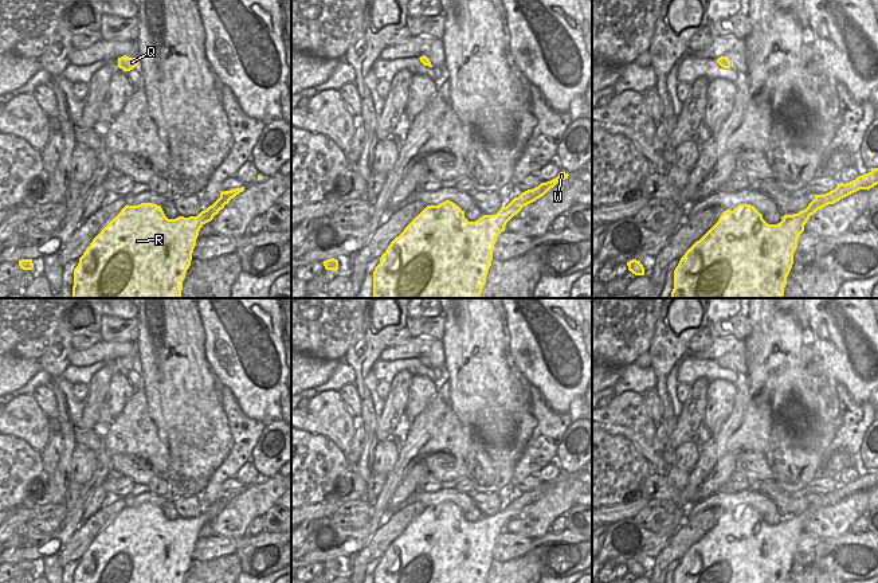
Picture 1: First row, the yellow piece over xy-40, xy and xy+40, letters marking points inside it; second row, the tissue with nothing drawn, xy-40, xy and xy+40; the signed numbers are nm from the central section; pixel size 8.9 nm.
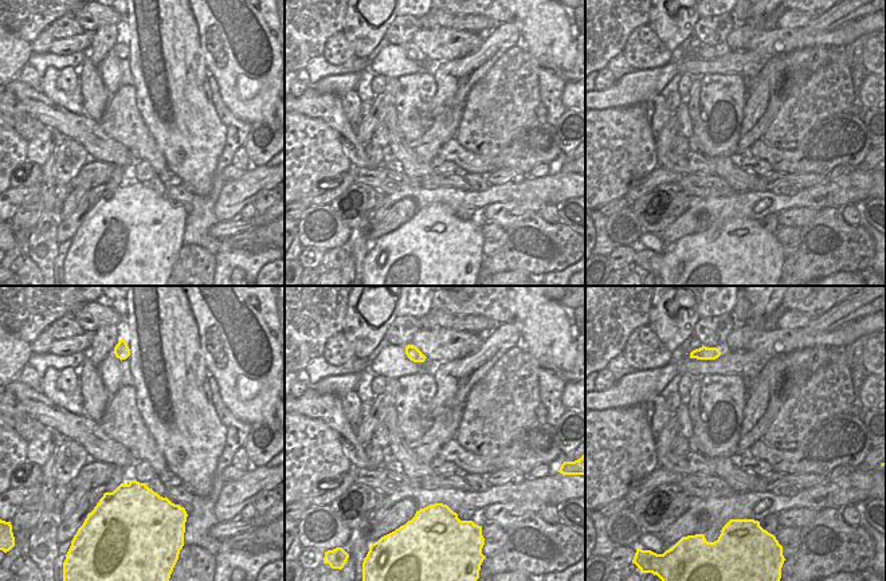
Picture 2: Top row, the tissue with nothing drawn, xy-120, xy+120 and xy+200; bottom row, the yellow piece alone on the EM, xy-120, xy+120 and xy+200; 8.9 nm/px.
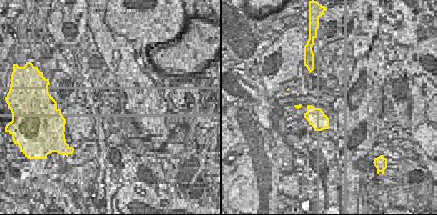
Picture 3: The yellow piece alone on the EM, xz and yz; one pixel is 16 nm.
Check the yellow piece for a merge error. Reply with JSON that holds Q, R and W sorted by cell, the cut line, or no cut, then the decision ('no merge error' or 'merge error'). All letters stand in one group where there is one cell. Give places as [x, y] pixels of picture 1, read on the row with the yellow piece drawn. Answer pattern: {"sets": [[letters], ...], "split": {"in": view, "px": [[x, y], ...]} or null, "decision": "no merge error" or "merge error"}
{"sets": [["Q", "R", "W"]], "split": null, "decision": "no merge error"}

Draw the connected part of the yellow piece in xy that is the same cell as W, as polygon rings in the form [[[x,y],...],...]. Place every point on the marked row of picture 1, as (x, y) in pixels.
[[[560,172],[556,179],[522,192],[497,214],[475,222],[469,222],[465,211],[450,200],[427,206],[381,255],[373,271],[373,298],[481,298],[494,244],[506,223],[568,176]]]

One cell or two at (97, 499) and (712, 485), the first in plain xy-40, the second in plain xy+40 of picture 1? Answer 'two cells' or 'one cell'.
one cell

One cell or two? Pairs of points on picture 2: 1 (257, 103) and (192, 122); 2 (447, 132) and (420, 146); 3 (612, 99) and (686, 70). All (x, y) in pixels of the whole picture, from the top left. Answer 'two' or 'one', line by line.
1: two
2: one
3: one

